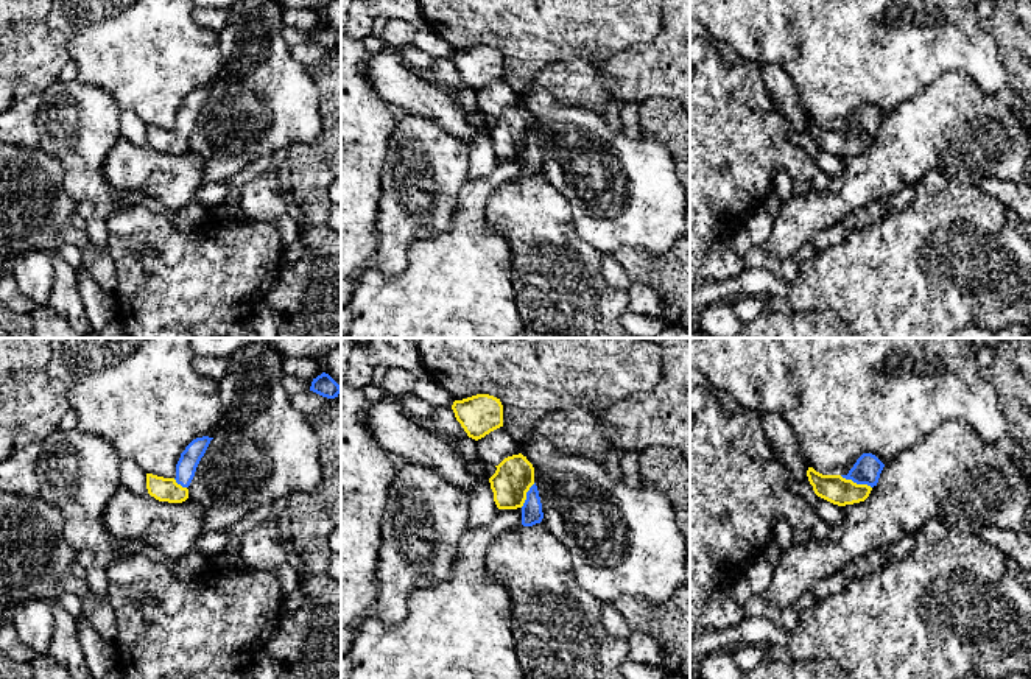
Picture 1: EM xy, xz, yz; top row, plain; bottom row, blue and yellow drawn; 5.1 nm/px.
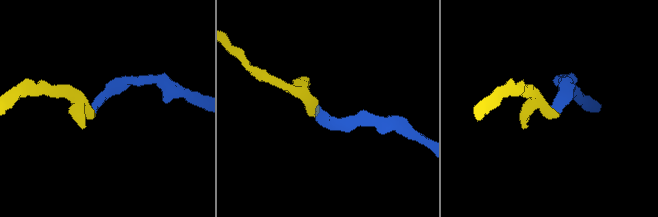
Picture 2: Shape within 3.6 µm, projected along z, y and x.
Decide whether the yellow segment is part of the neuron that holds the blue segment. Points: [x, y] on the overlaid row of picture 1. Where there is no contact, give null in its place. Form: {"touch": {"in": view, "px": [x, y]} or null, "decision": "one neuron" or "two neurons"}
{"touch": {"in": "yz", "px": [855, 481]}, "decision": "one neuron"}

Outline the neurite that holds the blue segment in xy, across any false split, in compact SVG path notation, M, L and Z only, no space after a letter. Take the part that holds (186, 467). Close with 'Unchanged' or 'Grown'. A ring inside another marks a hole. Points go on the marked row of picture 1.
M202 436L193 439L176 464L176 477L164 478L146 473L146 489L151 497L159 501L182 503L188 498L188 486L195 477L196 467L204 456L213 438Z. Grown

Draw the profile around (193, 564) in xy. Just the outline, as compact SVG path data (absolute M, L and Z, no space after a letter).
M192 548L174 561L167 561L171 573L184 582L199 579L209 570L209 559L198 548Z

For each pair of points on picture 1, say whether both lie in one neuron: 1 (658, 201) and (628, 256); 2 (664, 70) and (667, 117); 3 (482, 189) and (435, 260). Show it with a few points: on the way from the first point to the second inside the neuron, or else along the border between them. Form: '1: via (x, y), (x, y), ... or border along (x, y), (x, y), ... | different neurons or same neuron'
1: border along (668, 249), (650, 254), (623, 246), (612, 253) | different neurons
2: border along (673, 98), (650, 97), (647, 100) | different neurons
3: via (471, 206), (469, 226), (452, 243) | same neuron

